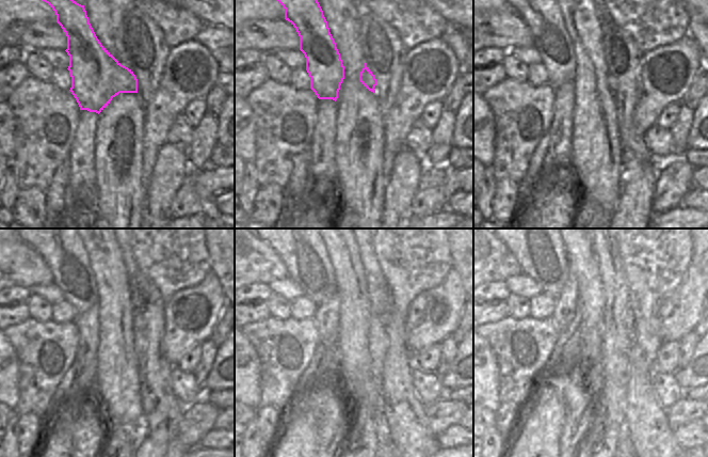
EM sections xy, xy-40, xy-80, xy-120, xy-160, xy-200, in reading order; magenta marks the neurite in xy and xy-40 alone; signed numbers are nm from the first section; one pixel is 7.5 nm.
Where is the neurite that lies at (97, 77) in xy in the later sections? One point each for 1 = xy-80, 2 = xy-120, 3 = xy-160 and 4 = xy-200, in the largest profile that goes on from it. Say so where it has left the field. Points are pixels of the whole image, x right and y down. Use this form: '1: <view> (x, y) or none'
1: xy-80 (541, 12)
2: xy-120 (63, 251)
3: xy-160 (302, 250)
4: xy-200 (540, 250)

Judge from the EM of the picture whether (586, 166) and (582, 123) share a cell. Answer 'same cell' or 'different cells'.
same cell

